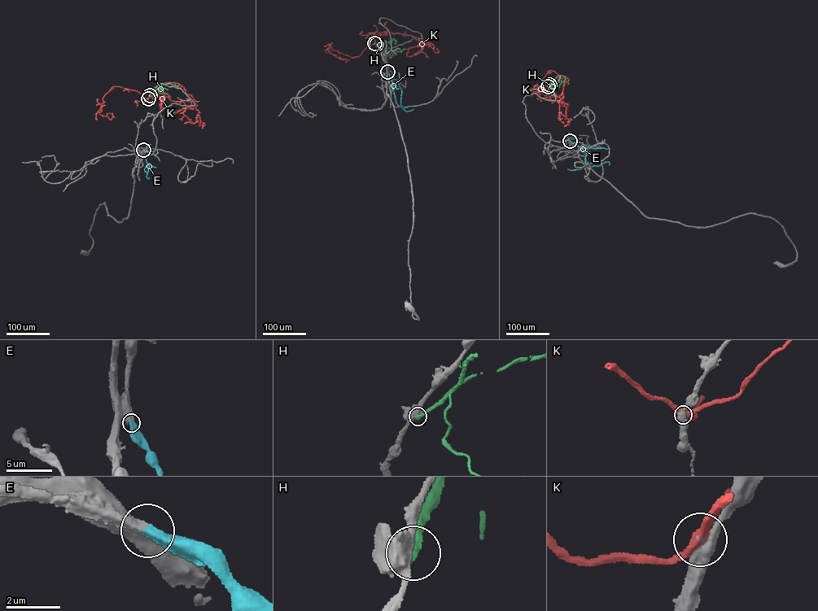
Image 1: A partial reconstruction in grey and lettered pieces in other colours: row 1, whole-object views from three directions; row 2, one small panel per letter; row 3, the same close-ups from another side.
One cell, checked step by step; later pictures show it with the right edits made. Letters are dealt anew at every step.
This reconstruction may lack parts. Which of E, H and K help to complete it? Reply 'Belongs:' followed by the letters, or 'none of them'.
Belongs: E

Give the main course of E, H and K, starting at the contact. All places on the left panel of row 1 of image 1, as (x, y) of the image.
E: (143, 150), (149, 167), (148, 171), (144, 171), (147, 165), (156, 167)
H: (150, 95), (154, 87), (161, 90), (163, 84), (175, 85), (177, 88)
K: (148, 98), (135, 90), (112, 86), (102, 98), (98, 112), (110, 120), (112, 113)

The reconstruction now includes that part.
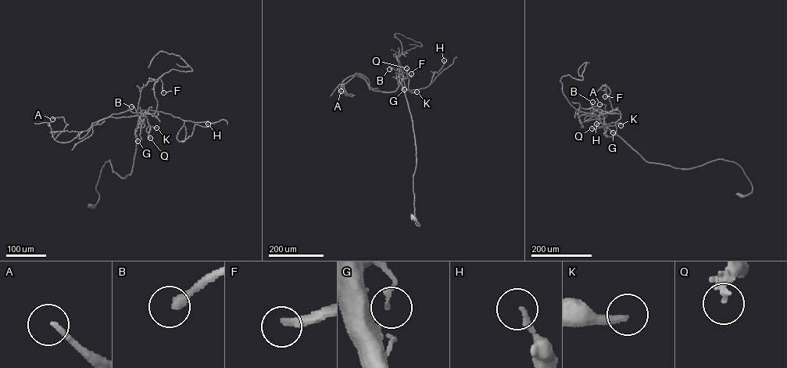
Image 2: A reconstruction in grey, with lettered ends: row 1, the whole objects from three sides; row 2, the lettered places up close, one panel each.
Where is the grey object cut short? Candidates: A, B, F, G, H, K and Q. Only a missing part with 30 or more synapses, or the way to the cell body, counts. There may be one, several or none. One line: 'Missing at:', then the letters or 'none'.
Missing at: F, Q

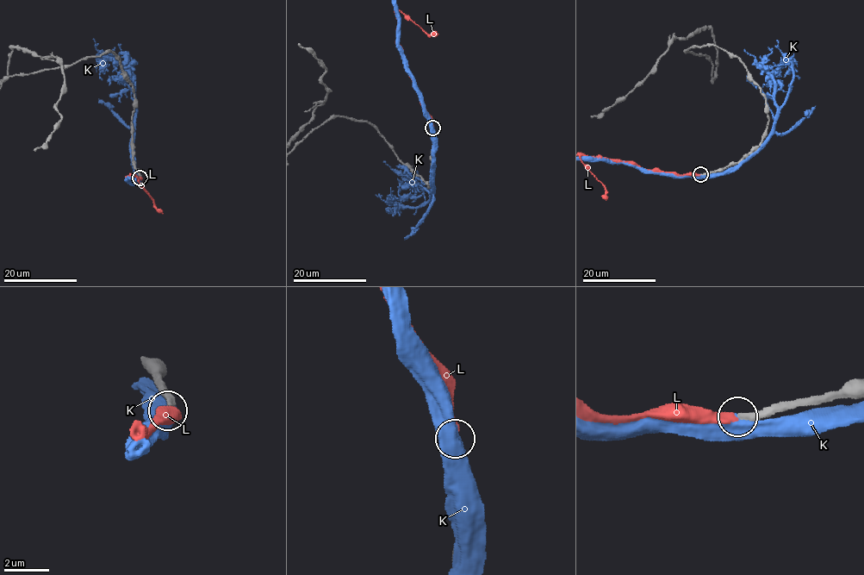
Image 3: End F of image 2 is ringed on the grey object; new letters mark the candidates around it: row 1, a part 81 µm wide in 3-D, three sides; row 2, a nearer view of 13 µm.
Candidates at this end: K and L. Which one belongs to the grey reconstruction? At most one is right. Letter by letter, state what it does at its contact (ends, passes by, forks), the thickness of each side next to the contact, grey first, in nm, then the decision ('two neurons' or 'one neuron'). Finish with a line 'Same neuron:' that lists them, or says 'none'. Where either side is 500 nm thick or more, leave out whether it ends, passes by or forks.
K: 360/650 nm | two neurons
L: it ends | 260/280 nm | one neuron
Same neuron: L

